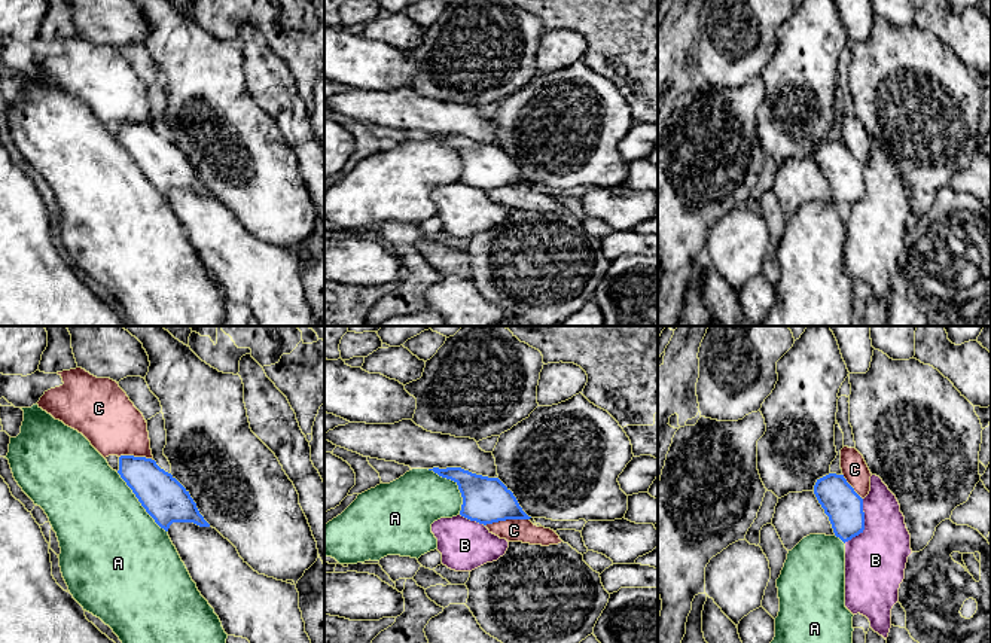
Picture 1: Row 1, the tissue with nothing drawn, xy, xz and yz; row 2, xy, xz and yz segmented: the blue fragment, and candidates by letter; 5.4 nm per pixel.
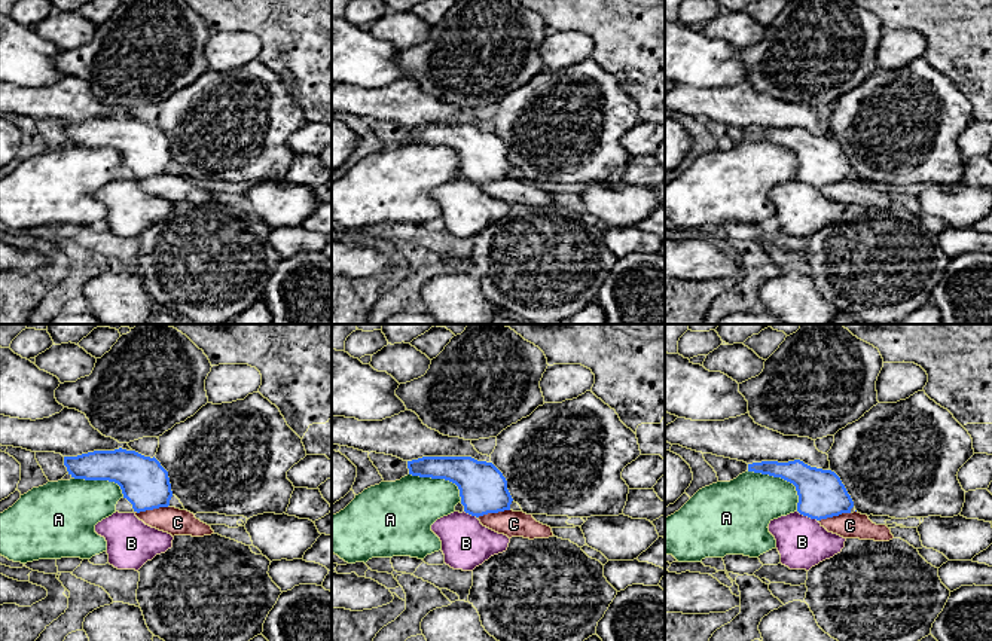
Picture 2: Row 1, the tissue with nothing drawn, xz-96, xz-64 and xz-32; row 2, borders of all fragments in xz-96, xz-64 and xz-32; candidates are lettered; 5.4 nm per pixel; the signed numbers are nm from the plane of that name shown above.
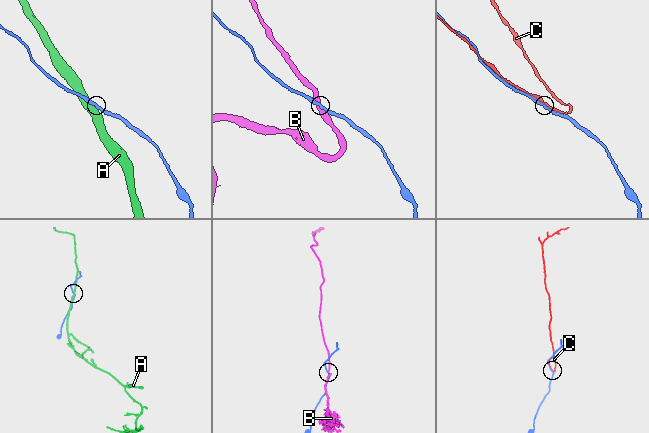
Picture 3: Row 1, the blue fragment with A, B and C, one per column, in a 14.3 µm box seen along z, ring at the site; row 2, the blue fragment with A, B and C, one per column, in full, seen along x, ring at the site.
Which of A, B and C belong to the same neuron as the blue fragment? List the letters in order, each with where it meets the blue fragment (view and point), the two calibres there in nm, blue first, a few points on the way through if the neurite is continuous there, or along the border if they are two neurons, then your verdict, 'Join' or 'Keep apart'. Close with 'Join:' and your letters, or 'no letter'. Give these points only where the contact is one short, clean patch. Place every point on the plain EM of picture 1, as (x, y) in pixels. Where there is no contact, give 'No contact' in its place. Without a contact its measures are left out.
A: Touches blue at xy (140, 168). Thickness 240 nm (blue) against 500 nm. Keep apart
B: Touches blue at yz (863, 191). Thickness 200 nm (blue) against 340 nm. Keep apart
C: Touches blue at xz (506, 185). Thickness 260 nm (blue) against 130 nm. Join
Join: C

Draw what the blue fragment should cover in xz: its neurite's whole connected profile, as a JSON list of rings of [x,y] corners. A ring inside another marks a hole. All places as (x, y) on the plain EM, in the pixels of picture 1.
[[[461,134],[429,137],[458,152],[463,164],[461,183],[484,191],[500,205],[542,213],[562,208],[554,196],[534,192],[498,144],[476,141]]]

